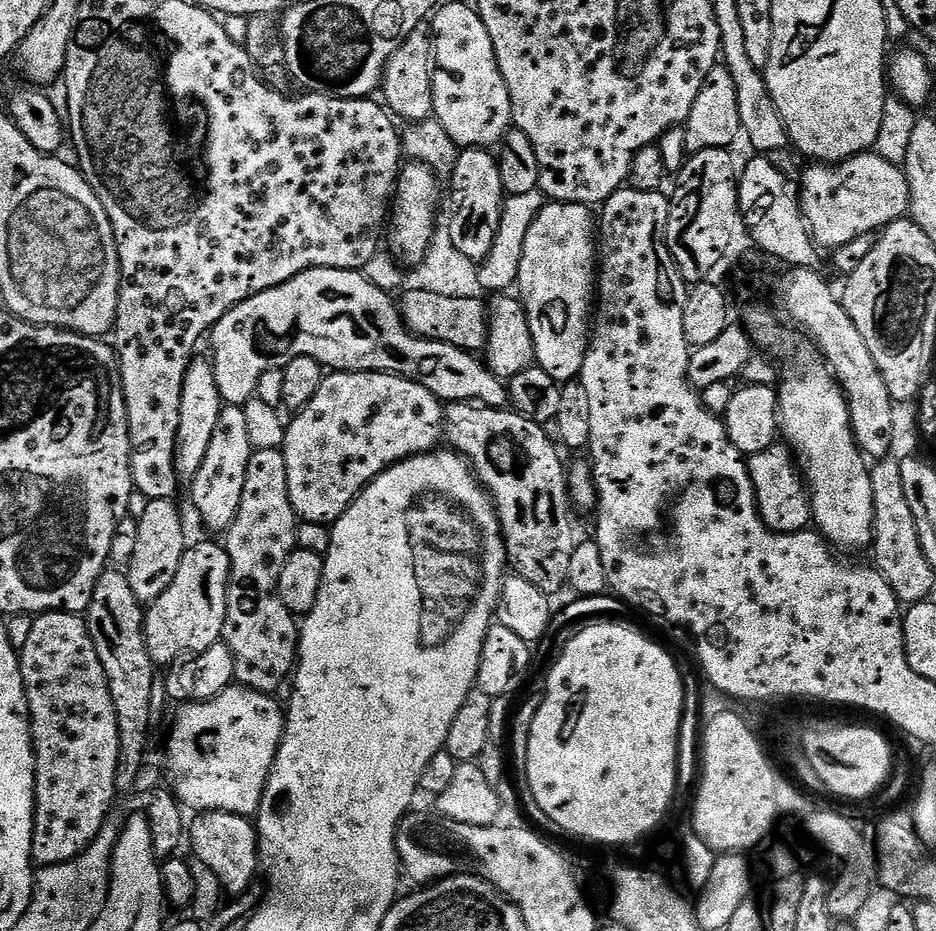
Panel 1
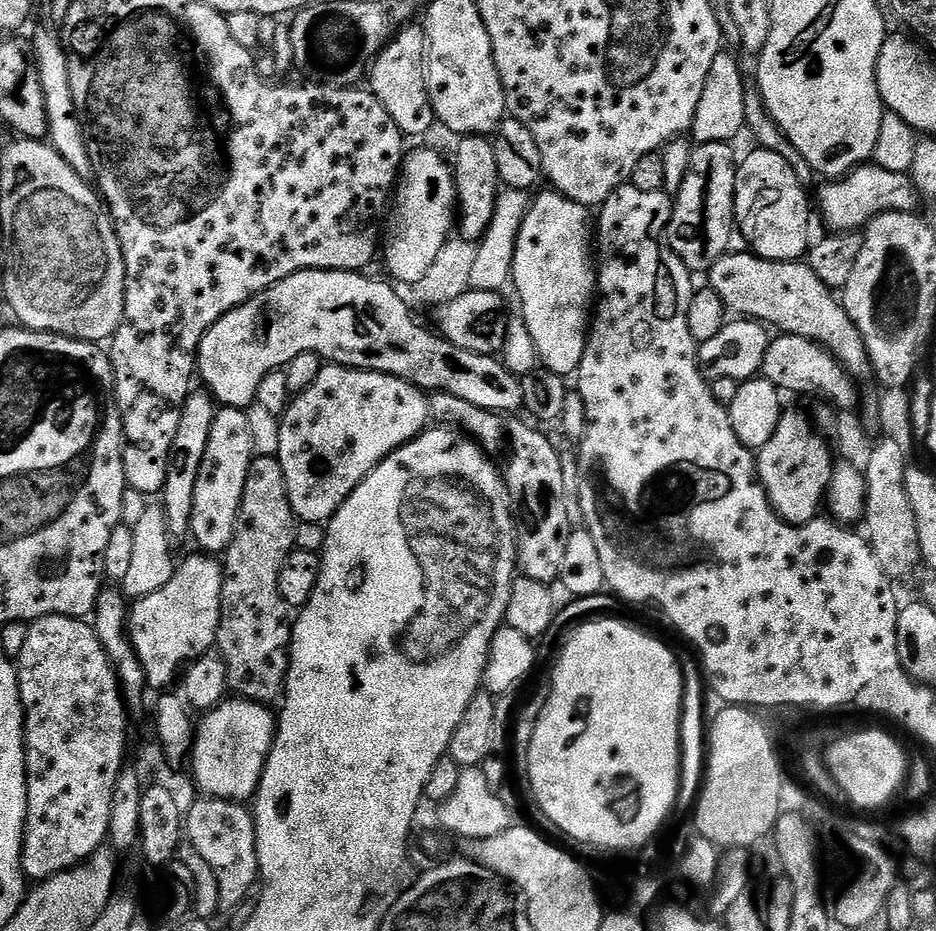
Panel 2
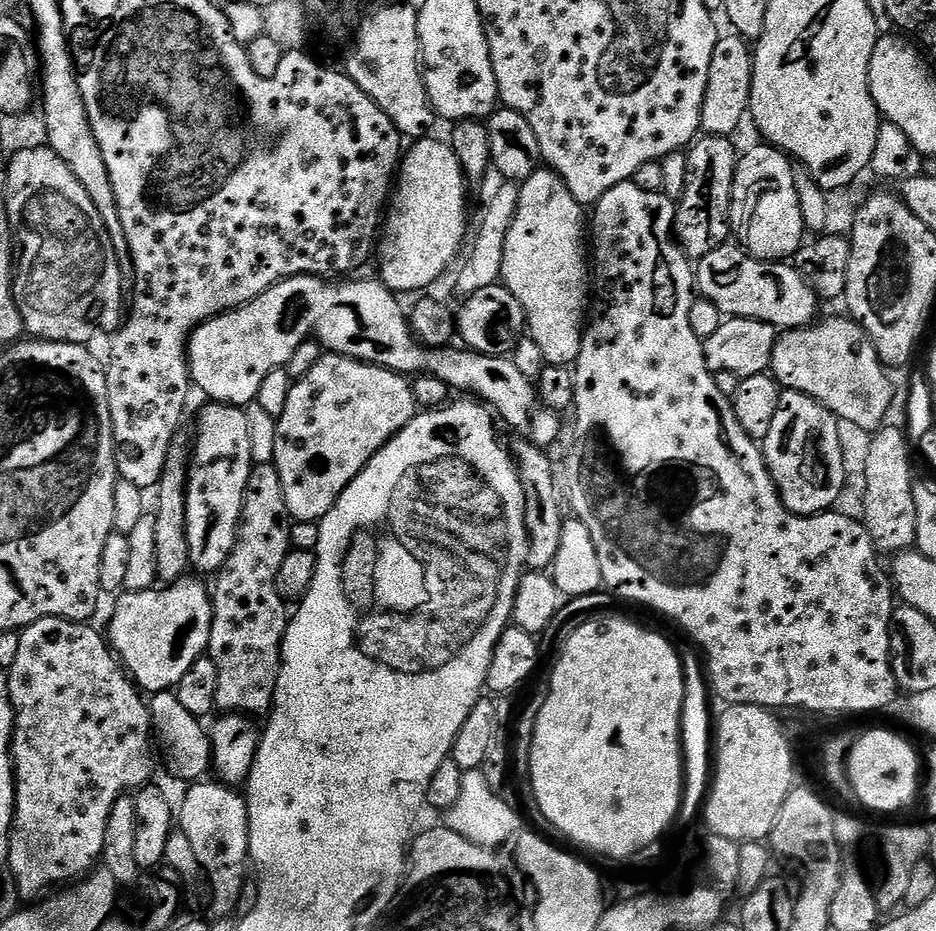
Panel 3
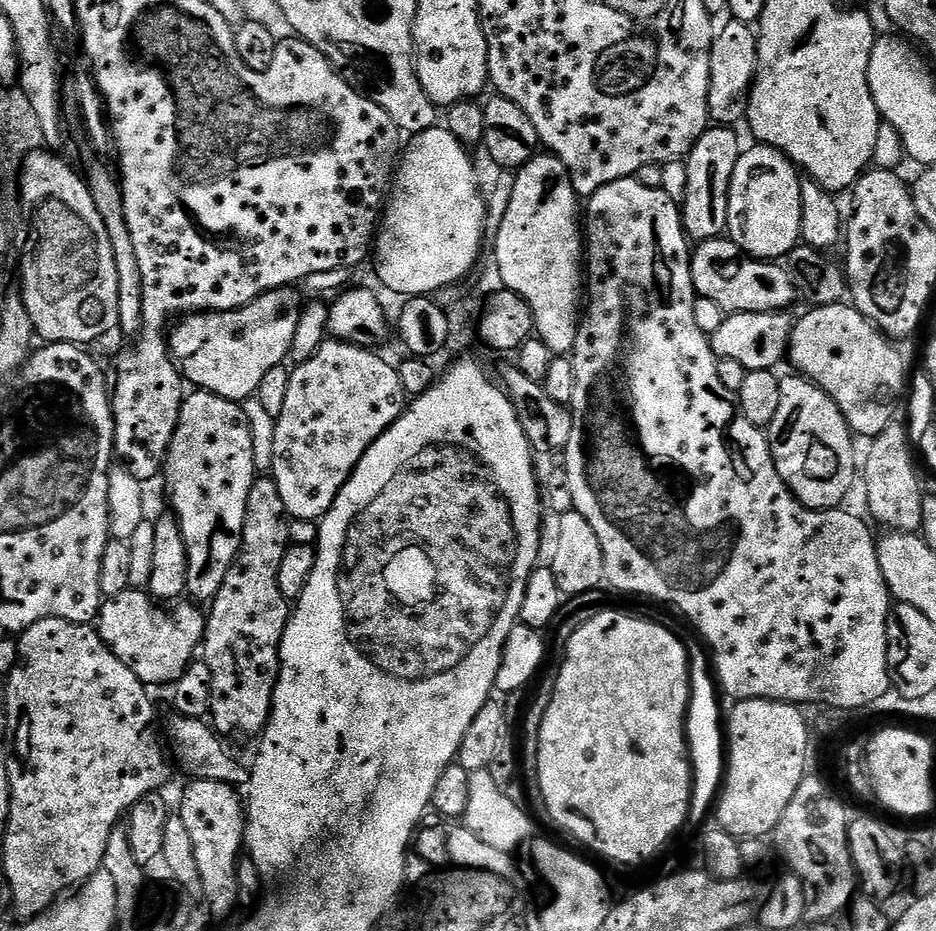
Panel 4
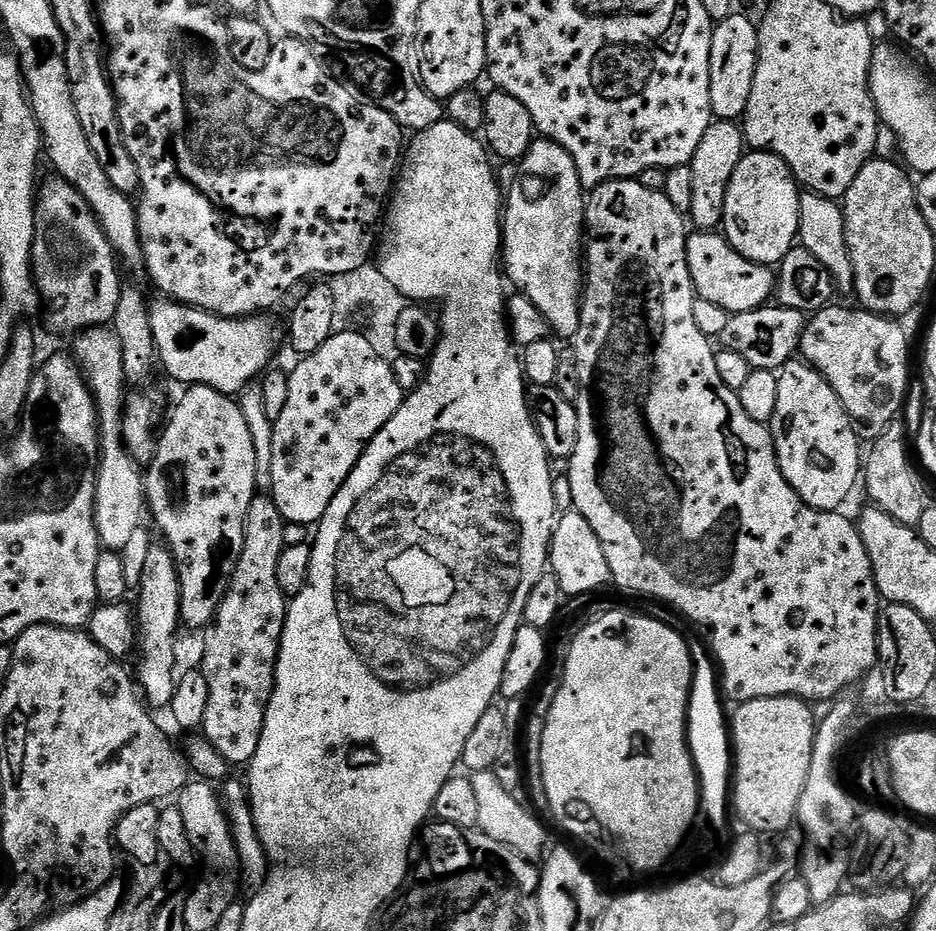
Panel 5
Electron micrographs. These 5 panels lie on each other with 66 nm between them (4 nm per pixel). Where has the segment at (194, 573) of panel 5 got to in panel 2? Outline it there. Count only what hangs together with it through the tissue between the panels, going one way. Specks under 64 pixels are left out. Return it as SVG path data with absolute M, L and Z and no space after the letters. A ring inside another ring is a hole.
M221 407L210 430L210 442L206 442L206 458L202 458L202 470L198 470L198 486L194 487L194 506L191 539L196 539L197 549L208 554L228 551L236 529L236 519L242 506L242 490L246 486L246 474L254 458L248 413L242 408Z

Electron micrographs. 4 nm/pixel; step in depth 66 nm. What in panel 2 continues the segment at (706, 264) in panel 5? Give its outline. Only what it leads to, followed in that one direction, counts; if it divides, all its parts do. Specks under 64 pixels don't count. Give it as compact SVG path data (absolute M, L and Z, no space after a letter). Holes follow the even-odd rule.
M748 250L736 251L729 251L718 262L714 262L714 266L706 273L707 283L716 291L718 298L722 298L729 313L740 318L751 318L773 329L776 327L777 333L801 336L823 345L856 382L862 382L867 376L873 375L874 369L868 357L866 342L858 326L854 326L850 314L846 314L837 293L825 286L824 280L814 274L807 262L764 260Z

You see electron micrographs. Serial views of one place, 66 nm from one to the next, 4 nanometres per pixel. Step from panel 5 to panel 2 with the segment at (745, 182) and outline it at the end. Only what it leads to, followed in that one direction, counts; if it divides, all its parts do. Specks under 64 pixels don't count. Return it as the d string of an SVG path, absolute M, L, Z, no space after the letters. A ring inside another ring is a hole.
M761 148L754 149L745 159L739 161L735 178L735 214L736 226L745 240L750 244L749 249L764 260L799 261L809 249L810 238L810 206L807 189L798 182L794 170L787 165L781 155Z

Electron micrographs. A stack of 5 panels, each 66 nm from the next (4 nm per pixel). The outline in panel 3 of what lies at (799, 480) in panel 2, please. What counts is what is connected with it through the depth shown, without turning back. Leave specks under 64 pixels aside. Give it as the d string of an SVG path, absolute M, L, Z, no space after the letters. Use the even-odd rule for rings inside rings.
M781 391L770 434L762 441L764 461L782 503L796 516L819 516L832 510L846 482L838 419L813 397Z

